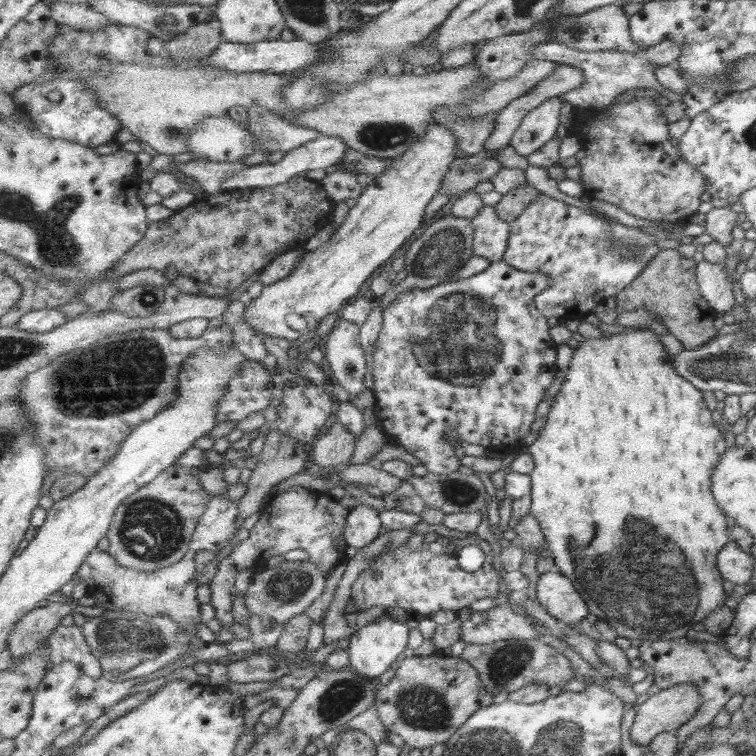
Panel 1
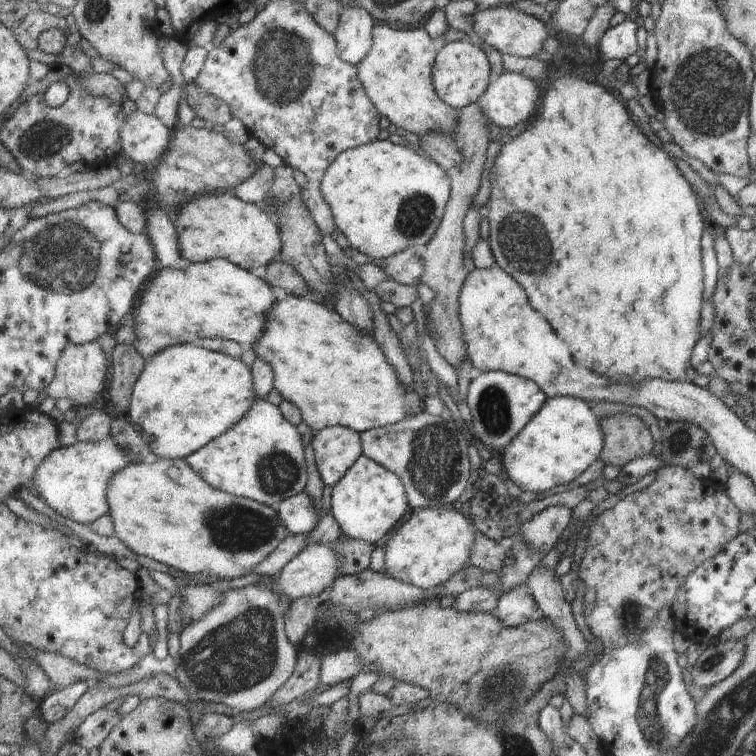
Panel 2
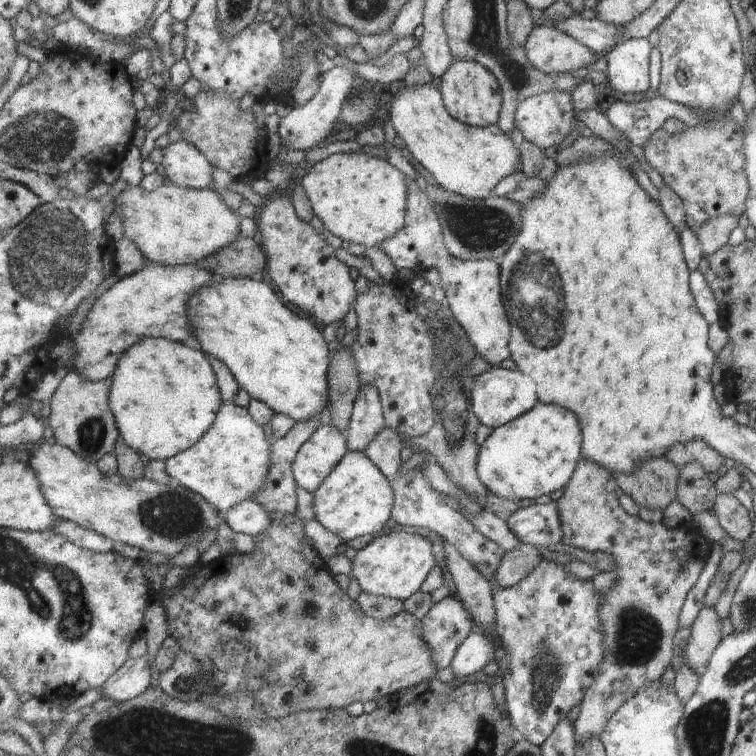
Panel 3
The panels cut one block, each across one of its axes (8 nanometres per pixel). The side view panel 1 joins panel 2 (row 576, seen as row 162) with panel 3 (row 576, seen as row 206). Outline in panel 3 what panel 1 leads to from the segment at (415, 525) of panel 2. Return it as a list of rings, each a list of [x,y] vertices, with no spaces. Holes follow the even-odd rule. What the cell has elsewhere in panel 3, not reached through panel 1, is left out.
[[[395,527],[390,534],[373,539],[369,545],[358,551],[353,561],[353,574],[358,578],[363,592],[374,596],[389,596],[399,600],[413,598],[416,592],[423,591],[426,580],[442,563],[436,560],[436,547],[428,538],[414,532],[409,528]]]

